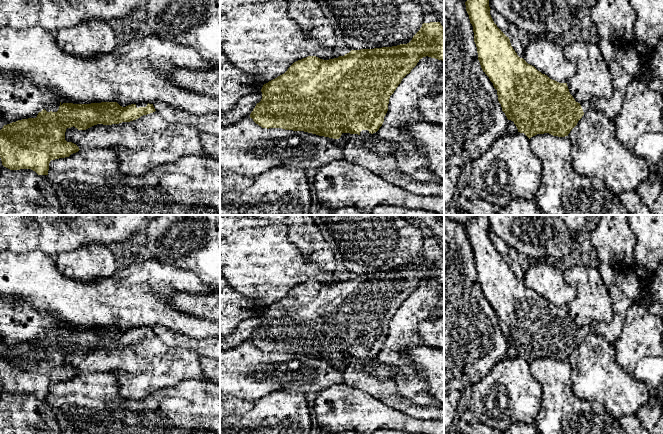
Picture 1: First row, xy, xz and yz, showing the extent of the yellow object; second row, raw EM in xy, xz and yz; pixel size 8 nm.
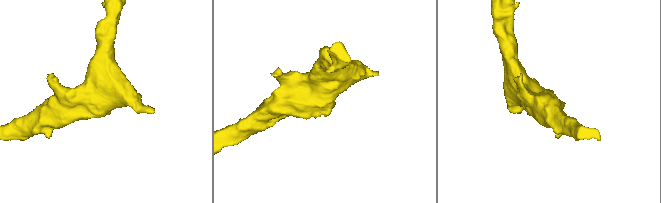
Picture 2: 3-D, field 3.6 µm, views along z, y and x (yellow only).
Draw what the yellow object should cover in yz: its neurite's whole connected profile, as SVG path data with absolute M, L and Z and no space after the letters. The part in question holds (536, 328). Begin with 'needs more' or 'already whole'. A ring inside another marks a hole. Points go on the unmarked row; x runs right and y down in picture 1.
needs more | M473 215L465 229L473 250L478 284L483 296L497 314L498 325L507 343L513 345L518 356L524 357L529 363L544 357L558 361L568 360L584 337L590 333L590 326L576 326L567 307L550 303L517 279L509 261L497 251L490 239L486 215Z

